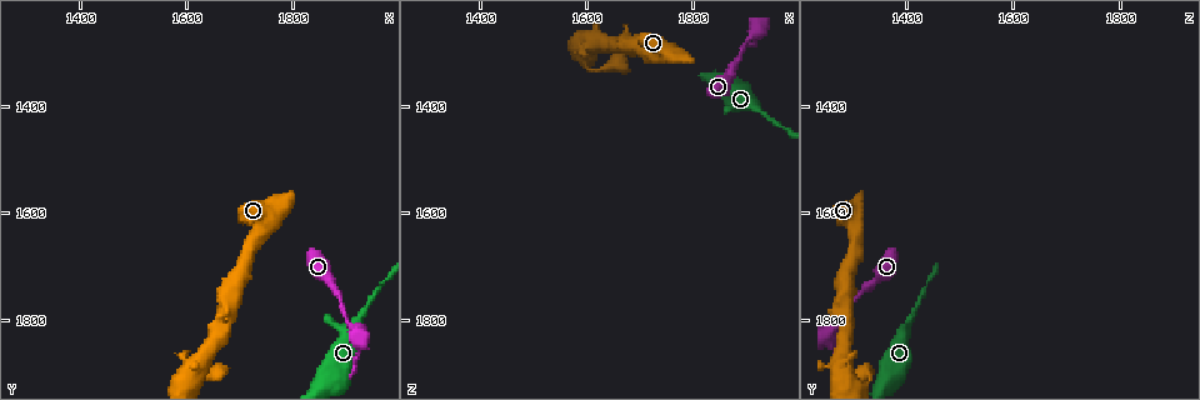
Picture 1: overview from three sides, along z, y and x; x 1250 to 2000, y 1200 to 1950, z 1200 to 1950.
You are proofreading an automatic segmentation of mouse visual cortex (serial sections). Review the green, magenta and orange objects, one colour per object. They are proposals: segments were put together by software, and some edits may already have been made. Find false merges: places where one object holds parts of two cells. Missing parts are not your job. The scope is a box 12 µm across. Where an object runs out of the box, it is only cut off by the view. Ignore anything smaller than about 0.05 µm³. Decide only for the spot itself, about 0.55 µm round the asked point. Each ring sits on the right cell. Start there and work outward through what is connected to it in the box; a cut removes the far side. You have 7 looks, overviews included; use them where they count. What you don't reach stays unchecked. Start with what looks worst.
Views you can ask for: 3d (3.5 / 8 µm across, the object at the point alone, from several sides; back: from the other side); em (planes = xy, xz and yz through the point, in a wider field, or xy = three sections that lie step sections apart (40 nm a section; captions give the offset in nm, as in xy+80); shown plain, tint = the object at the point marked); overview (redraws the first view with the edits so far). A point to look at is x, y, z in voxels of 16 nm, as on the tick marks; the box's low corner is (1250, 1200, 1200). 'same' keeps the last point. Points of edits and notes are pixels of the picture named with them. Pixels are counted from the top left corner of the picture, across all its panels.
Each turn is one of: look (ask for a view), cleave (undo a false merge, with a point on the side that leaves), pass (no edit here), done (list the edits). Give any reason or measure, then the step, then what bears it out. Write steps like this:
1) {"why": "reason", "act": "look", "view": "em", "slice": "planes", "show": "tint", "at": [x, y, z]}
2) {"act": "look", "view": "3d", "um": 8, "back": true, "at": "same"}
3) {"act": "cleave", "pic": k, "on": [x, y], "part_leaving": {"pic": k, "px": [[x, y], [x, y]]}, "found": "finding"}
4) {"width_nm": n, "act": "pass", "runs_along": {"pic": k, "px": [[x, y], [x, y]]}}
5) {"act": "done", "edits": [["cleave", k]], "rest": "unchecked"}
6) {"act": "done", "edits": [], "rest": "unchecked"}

{"why": "thick turns thin", "act": "look", "view": "3d", "um": 3.5, "back": true, "at": [1905, 1815, 1260]}

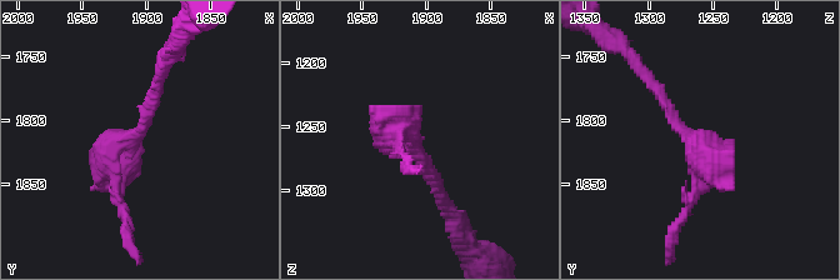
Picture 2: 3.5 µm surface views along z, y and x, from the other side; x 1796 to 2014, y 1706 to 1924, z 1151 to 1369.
{"act": "look", "view": "em", "slice": "xy", "step": 1, "show": "tint", "at": [1910, 1814, 1262]}

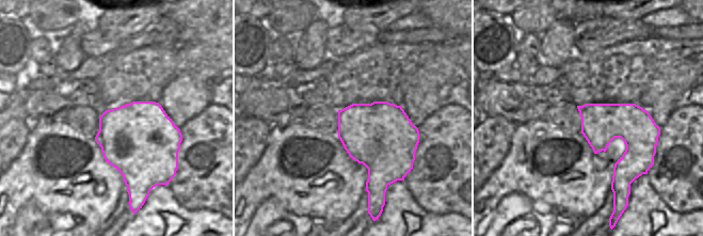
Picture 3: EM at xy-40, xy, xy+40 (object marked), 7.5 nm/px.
{"act": "pass", "found": "continuous, no second cell"}

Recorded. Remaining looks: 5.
{"why": "thick turns thin", "act": "look", "view": "3d", "um": 3.5, "at": [1640, 1905, 1330]}

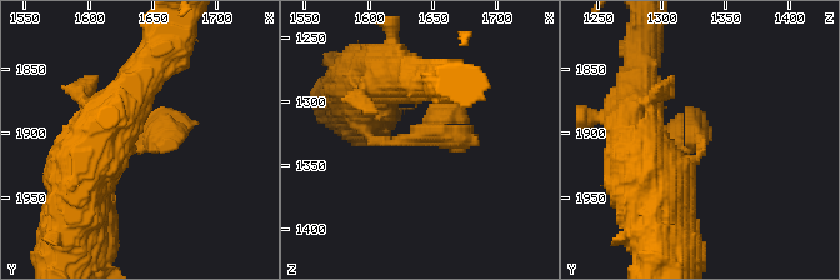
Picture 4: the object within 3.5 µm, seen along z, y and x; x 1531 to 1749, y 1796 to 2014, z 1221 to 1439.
{"why": "shape alone is not enough", "act": "look", "view": "em", "slice": "planes", "show": "tint", "at": [1640, 1902, 1328]}

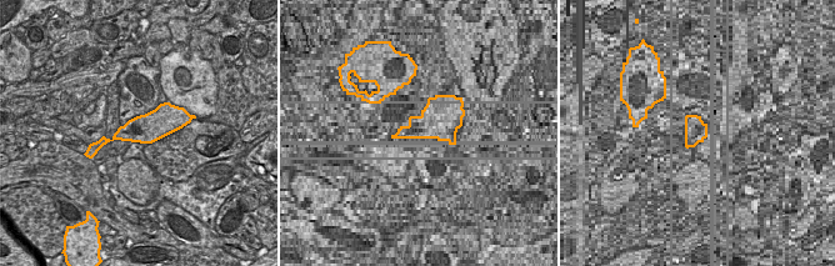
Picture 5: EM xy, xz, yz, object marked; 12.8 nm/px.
{"act": "pass", "runs_along": {"pic": 4, "px": [[84, 180], [99, 149], [199, 123]]}, "found": "continuous, no second cell"}

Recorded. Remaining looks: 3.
{"why": "sudden change in width", "act": "look", "view": "3d", "um": 3.5, "back": true, "at": [1920, 1805, 1410]}

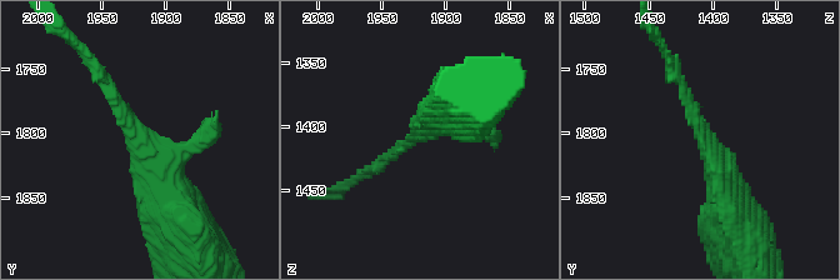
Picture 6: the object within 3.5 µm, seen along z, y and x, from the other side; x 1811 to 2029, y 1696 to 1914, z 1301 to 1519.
{"act": "look", "view": "em", "slice": "xy", "step": 1, "show": "tint", "at": [1922, 1804, 1406]}

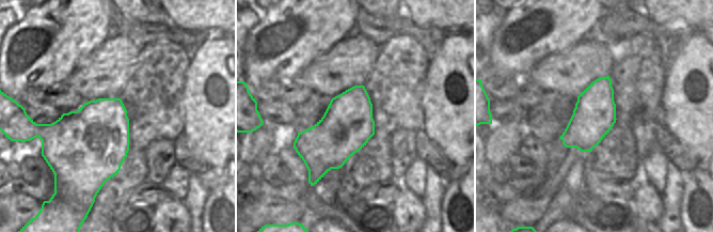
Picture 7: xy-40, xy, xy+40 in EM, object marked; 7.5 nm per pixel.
{"act": "pass", "runs_along": {"pic": 6, "px": [[174, 208], [161, 165], [100, 74]]}, "found": "one cell here"}

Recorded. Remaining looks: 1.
{"act": "done", "edits": [], "rest": "unchecked"}

